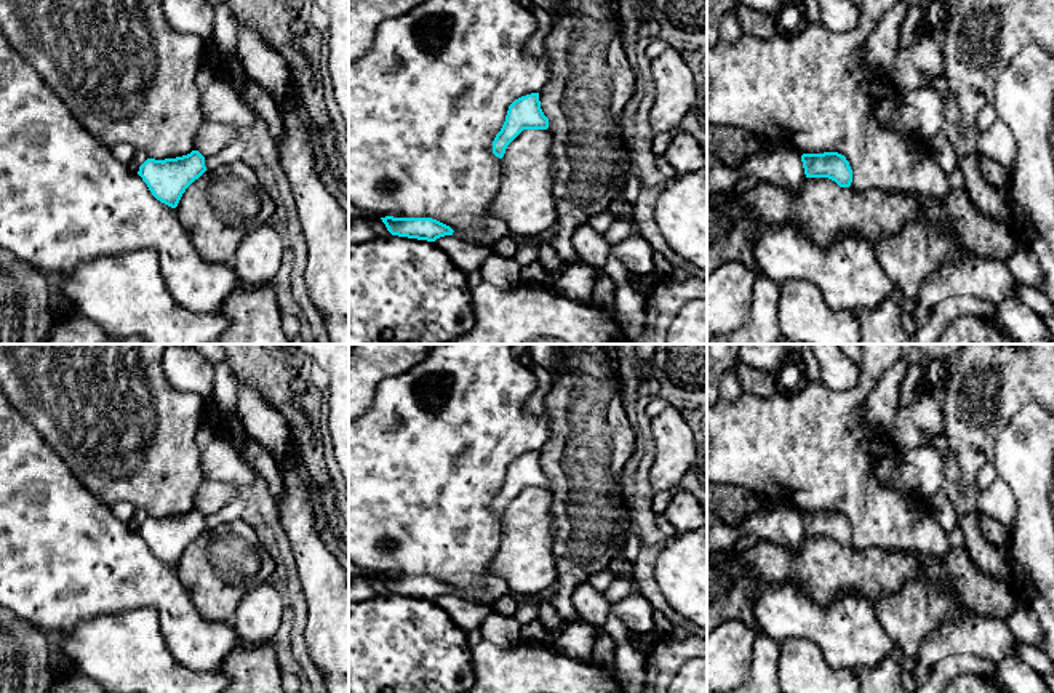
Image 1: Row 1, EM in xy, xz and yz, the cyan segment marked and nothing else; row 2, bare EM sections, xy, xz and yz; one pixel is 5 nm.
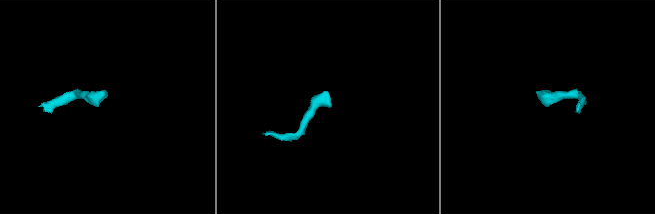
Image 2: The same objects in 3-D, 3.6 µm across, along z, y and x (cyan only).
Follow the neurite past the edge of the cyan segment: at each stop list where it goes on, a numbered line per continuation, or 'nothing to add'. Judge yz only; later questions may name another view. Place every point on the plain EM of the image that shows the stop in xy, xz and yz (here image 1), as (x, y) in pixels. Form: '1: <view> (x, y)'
nothing to add

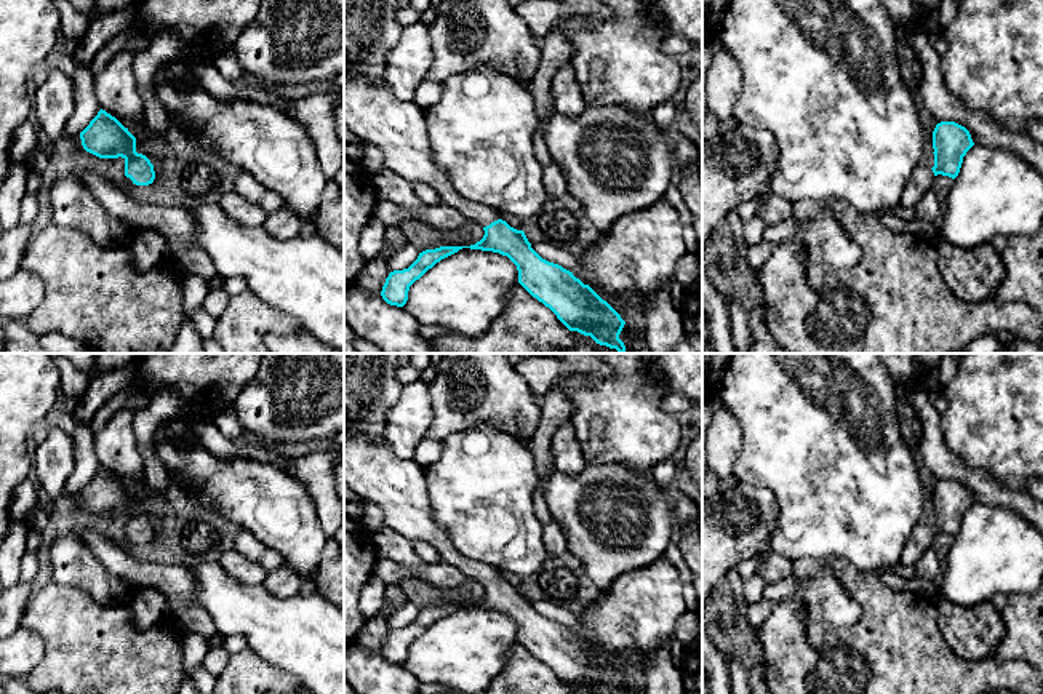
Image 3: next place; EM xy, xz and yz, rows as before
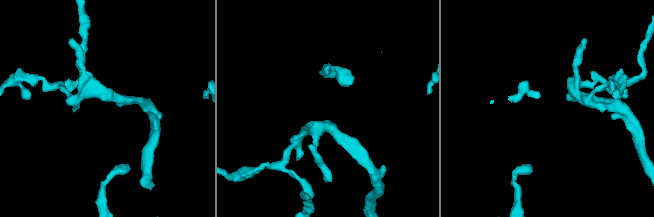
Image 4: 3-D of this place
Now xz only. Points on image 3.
1: xz (371, 469)

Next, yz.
1: yz (922, 538)

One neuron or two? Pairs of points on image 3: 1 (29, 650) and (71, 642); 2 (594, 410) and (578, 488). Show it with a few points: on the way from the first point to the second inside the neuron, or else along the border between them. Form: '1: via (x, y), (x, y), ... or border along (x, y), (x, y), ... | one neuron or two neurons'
1: border along (21, 626), (43, 640), (43, 658), (24, 677) | two neurons
2: border along (624, 464), (587, 466) | two neurons

